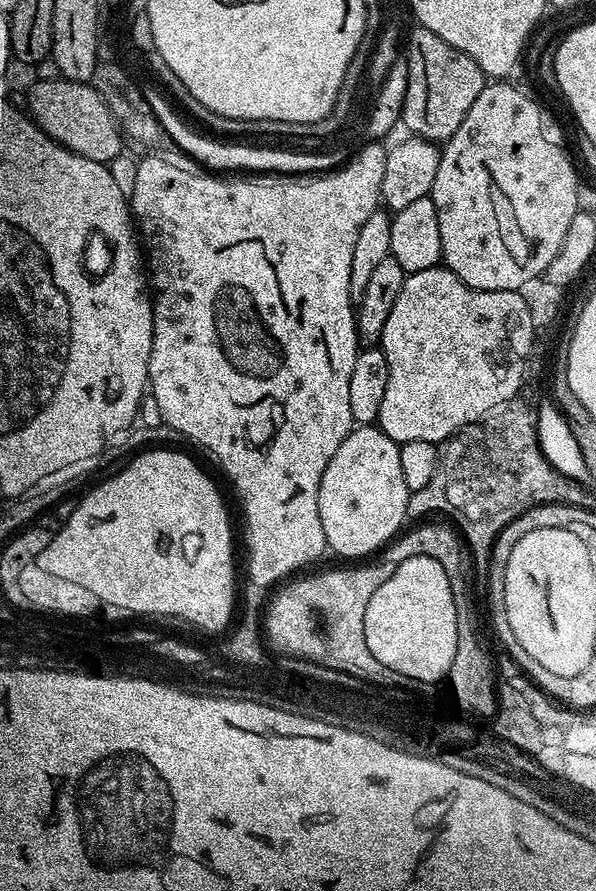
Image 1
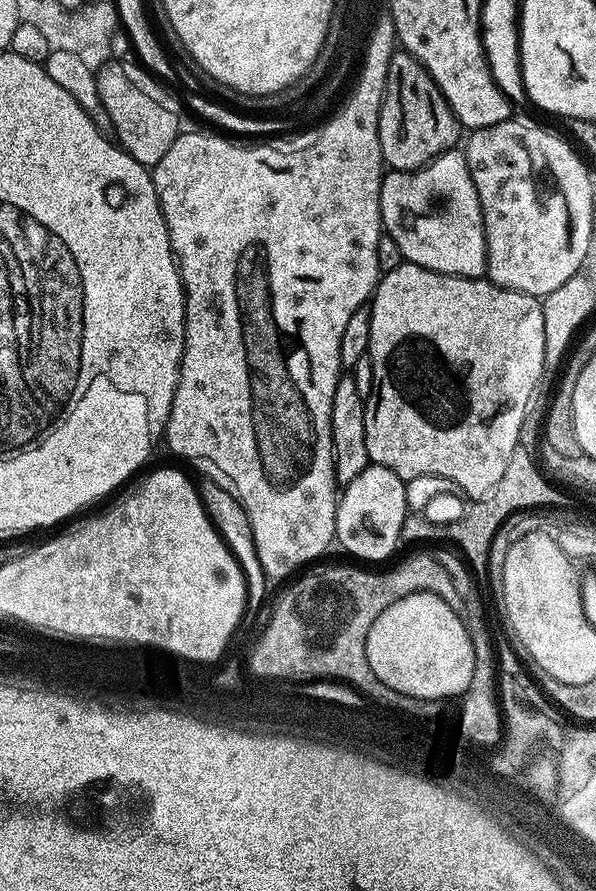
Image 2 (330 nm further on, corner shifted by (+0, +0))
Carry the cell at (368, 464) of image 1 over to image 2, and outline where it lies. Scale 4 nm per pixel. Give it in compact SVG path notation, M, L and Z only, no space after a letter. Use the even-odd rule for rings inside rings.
M369 463L368 467L364 468L356 478L343 485L336 505L335 543L337 545L341 544L350 555L357 556L360 559L357 561L360 562L386 559L395 550L396 544L401 543L402 522L410 515L406 506L405 483L405 480L398 478L398 474L394 474L394 470L386 470L386 466Z

